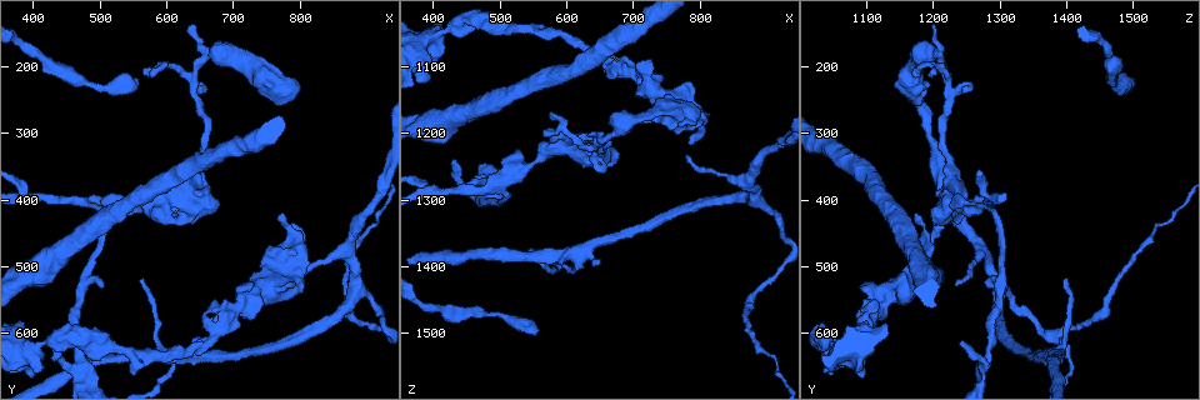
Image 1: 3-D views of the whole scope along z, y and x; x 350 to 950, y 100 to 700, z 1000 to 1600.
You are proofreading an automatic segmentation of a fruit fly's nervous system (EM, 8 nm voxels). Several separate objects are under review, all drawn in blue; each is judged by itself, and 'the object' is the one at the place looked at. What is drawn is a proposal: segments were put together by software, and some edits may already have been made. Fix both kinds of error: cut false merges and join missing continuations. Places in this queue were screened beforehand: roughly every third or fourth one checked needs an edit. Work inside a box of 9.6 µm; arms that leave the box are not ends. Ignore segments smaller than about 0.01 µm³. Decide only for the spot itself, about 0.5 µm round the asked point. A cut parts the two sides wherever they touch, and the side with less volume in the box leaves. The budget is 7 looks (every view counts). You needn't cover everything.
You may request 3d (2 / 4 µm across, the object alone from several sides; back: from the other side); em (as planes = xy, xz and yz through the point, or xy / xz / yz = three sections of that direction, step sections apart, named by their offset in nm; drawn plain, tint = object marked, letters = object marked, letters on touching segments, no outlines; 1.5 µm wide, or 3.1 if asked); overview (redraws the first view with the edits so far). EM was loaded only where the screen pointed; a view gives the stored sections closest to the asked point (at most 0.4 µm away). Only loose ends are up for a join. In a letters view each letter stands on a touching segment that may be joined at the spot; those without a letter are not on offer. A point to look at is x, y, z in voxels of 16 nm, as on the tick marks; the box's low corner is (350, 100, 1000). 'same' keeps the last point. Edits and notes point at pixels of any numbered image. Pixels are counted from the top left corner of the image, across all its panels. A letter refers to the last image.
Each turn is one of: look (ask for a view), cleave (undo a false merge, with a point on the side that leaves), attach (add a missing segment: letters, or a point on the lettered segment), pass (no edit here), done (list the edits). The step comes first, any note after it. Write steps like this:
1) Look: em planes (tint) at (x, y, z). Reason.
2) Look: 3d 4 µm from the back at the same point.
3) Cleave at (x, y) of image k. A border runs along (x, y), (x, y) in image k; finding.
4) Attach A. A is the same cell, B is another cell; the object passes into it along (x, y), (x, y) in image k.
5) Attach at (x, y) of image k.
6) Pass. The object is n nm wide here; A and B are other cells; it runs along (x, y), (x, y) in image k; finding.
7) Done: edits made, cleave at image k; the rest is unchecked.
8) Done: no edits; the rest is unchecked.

Look: 3d 2 µm at (785, 445, 1215). An open end.

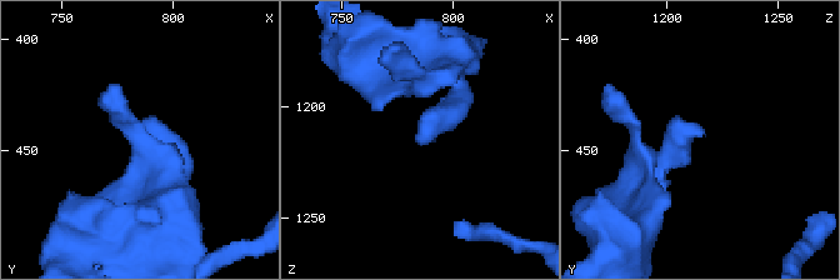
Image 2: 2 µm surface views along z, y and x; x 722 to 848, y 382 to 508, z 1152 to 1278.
Look: em xy step 8 (letters) at (788, 443, 1217). Need the tissue.

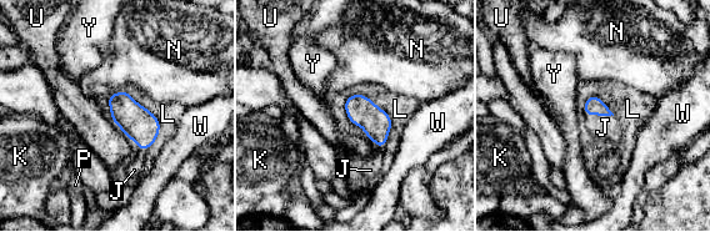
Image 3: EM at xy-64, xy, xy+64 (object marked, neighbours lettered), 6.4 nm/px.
Attach J. J is the same cell, K, L, N, P, U, W and Y are other cells; the neuron continues.

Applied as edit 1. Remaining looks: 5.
Look: 3d 2 µm at (700, 565, 1105).

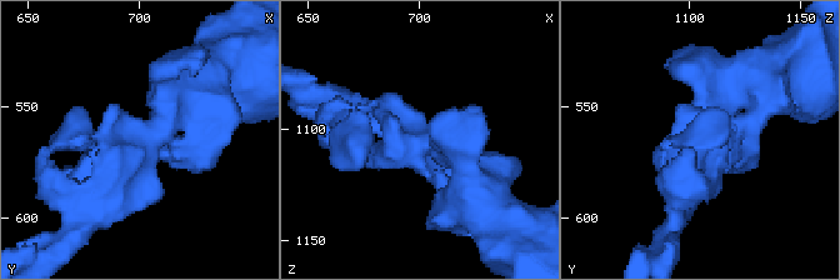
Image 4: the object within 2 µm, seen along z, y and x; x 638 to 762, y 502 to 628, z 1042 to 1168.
Look: em yz step 8 (tint) at (703, 566, 1109). Need the tissue.

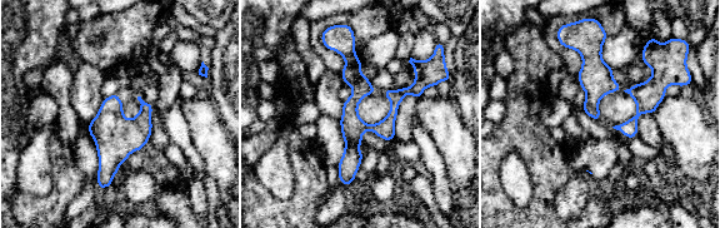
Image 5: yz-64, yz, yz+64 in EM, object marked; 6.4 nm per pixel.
Look: em xz step 4 (letters) at the same point. Cut it another way.

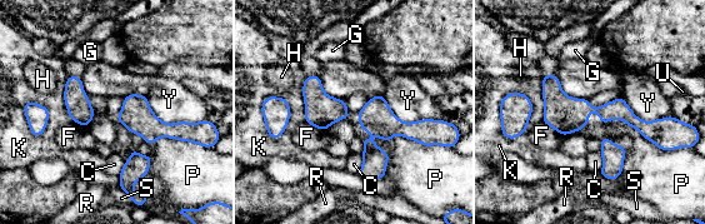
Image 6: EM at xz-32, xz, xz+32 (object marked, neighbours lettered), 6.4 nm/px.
Pass. C, F, G, H, K, P, R, S, U and Y are other cells; all the same neuron.

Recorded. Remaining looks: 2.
Look: 3d 2 µm at (565, 515, 1395). Branch stops here.

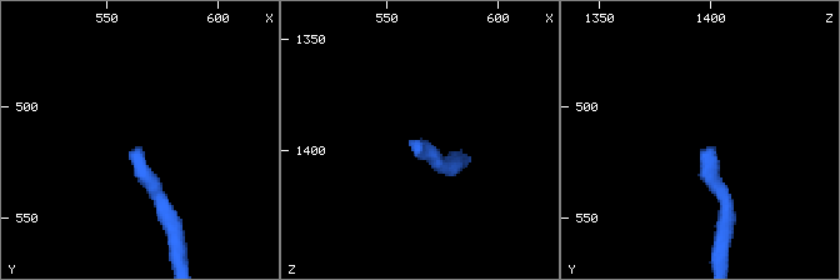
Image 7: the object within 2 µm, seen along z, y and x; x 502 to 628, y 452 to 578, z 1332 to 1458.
Look: em planes (letters) at (565, 519, 1401).

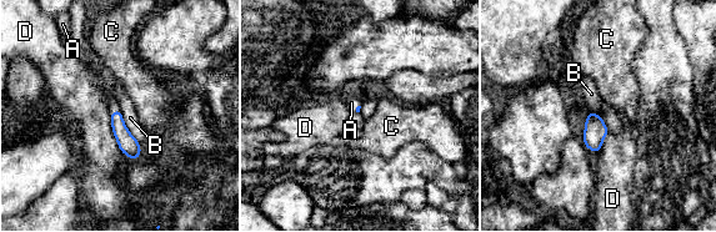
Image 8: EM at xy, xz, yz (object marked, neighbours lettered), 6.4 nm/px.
Attach A. A is the same cell, B, C and D are other cells; the object passes into it along (128, 144), (114, 111), (113, 104) in image 8; the neuron continues.

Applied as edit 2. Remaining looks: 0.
Done: edits made, attach at image 3, attach at image 8; the rest is unchecked.

